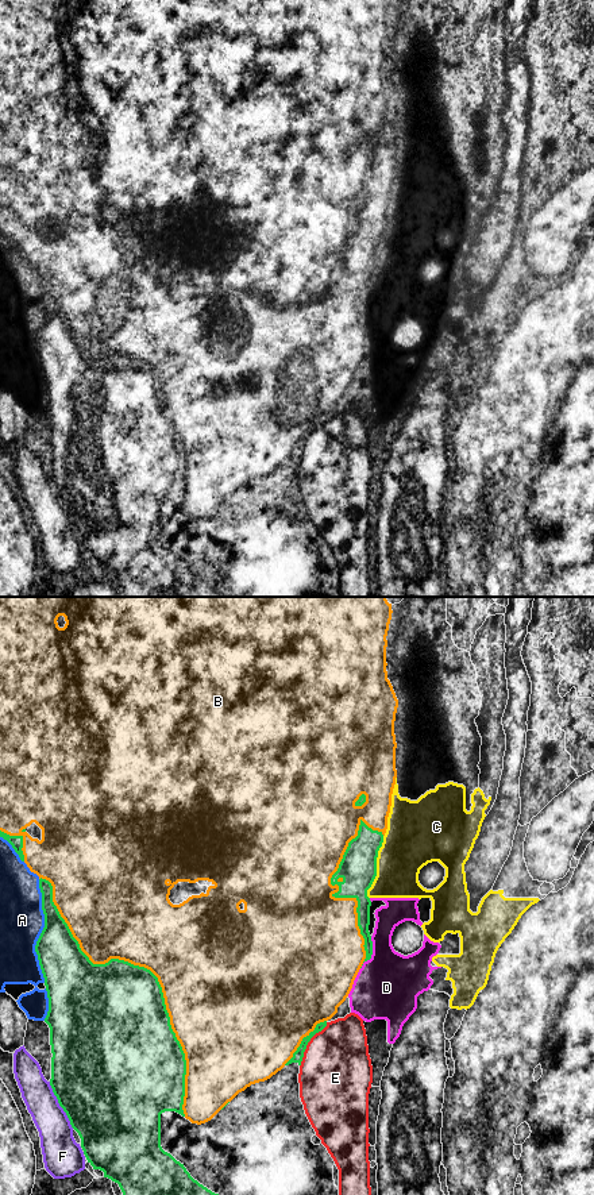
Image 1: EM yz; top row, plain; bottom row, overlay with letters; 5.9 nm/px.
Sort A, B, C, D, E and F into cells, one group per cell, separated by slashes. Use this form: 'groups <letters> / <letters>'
groups A / B / C D / E / F

